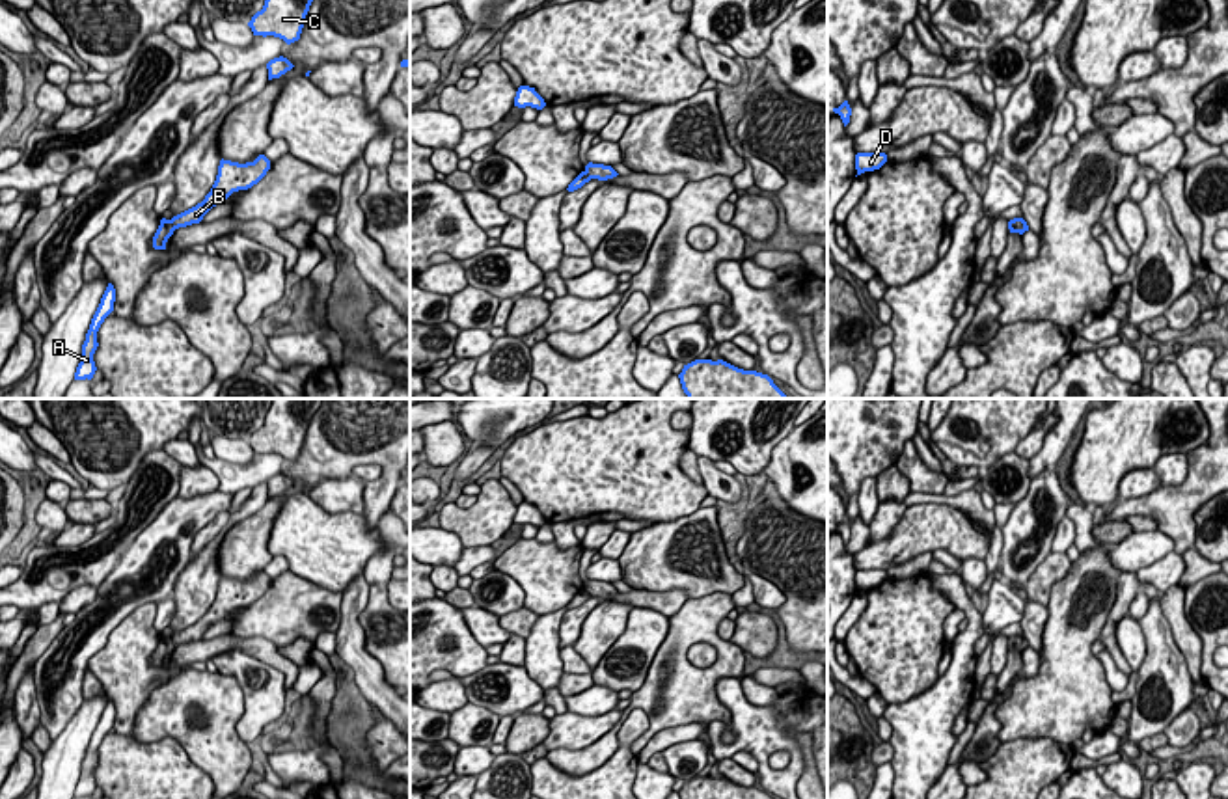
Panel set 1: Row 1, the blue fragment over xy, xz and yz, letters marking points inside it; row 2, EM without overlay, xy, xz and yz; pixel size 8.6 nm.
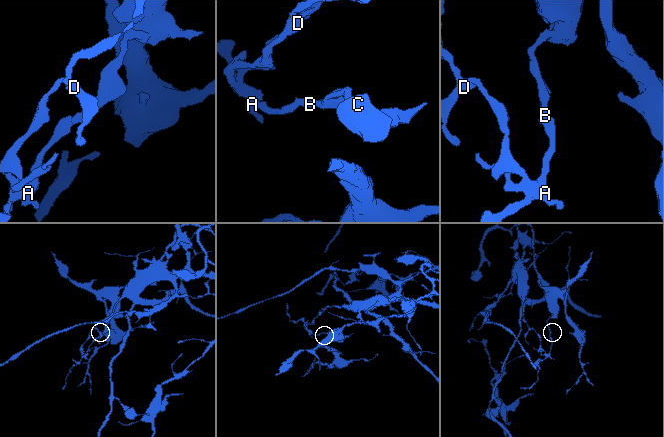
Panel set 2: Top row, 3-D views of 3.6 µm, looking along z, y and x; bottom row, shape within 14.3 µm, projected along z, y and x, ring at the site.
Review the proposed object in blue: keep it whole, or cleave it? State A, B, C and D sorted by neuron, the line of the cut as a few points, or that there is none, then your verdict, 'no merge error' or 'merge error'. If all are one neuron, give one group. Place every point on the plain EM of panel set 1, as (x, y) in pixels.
A D / B C; cut in xy along (170, 637), (174, 647); merge error

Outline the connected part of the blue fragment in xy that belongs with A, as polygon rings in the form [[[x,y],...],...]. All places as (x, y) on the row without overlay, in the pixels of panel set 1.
[[[108,700],[102,715],[101,715],[101,721],[91,736],[91,741],[89,741],[89,747],[86,751],[86,758],[82,762],[82,775],[80,775],[80,780],[76,784],[76,790],[75,790],[75,797],[91,797],[97,784],[95,784],[95,779],[93,779],[93,771],[99,764],[97,760],[97,749],[101,745],[101,741],[104,739],[104,736],[114,728],[114,719],[116,719],[116,706],[112,700]]]

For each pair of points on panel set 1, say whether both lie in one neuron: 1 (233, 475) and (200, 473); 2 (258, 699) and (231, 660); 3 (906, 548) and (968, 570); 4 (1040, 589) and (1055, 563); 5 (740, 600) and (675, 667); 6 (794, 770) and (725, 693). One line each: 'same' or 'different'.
1: different
2: same
3: different
4: same
5: different
6: same

